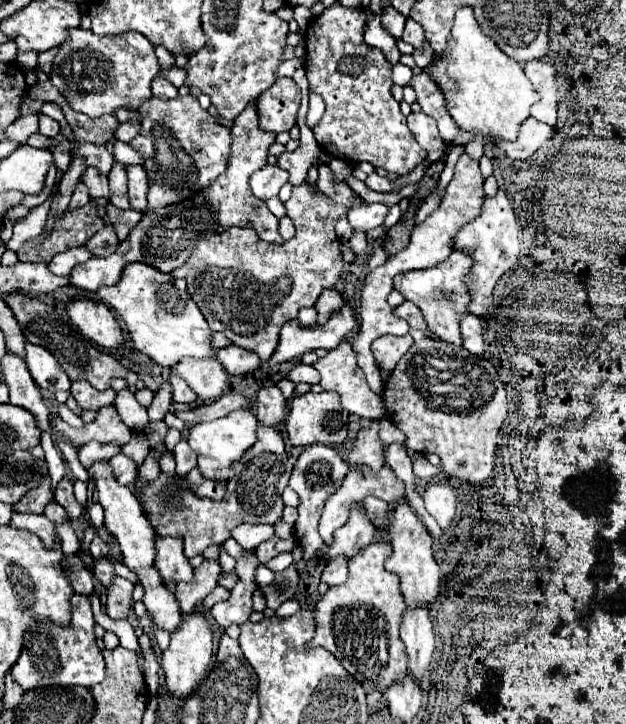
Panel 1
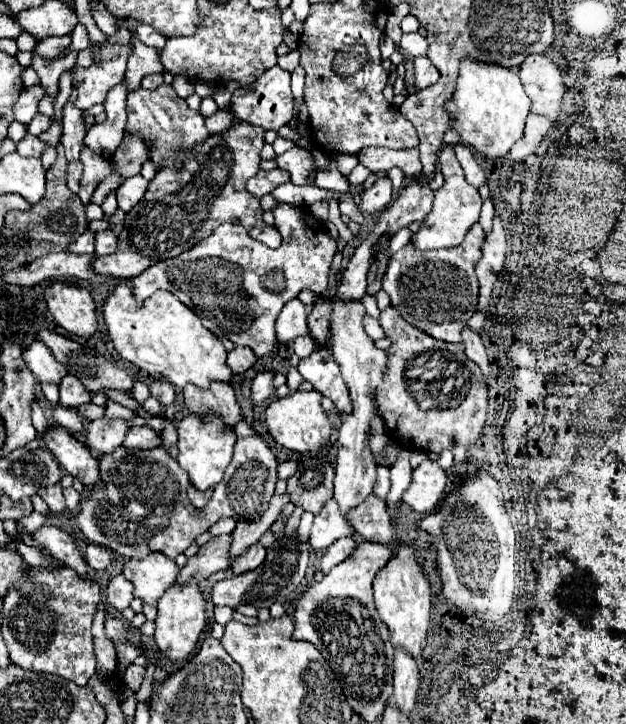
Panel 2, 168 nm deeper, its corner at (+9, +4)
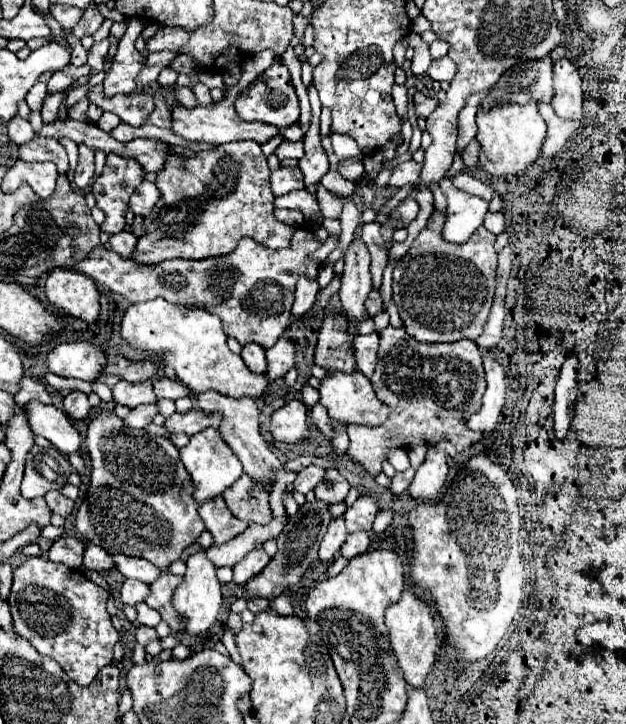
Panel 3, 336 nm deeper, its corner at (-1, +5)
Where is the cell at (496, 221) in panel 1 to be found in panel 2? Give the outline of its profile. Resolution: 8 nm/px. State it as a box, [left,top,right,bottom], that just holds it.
[467,214,507,332]

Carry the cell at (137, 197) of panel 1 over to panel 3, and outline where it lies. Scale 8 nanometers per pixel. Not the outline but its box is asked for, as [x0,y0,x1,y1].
[129,181,159,217]

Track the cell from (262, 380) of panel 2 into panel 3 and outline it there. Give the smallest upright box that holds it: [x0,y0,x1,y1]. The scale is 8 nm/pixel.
[265,333,295,381]

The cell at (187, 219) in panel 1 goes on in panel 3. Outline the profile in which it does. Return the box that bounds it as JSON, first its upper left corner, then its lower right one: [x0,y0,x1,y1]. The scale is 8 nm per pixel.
[133,141,295,265]

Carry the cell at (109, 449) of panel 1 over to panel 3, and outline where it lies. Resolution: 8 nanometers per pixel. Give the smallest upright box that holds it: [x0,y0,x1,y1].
[125,403,159,429]

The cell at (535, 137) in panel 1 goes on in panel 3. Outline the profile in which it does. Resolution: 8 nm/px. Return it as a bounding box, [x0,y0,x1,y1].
[539,103,579,157]

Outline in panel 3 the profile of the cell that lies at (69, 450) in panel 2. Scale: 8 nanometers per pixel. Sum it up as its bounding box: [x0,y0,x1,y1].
[23,401,81,453]

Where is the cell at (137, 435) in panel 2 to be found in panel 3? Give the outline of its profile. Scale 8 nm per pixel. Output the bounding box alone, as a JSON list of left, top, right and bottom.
[165,409,219,437]

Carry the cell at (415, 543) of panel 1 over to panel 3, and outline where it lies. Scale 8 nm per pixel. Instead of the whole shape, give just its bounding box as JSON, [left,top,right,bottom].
[385,589,437,687]

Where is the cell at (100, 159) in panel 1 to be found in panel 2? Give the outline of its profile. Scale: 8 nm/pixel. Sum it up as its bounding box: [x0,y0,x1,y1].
[85,84,127,156]

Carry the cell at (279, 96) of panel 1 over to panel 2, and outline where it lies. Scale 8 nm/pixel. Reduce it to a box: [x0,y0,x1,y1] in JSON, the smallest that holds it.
[231,66,293,130]

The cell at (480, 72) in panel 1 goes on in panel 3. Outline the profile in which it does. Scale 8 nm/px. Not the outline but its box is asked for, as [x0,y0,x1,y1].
[477,103,547,177]

